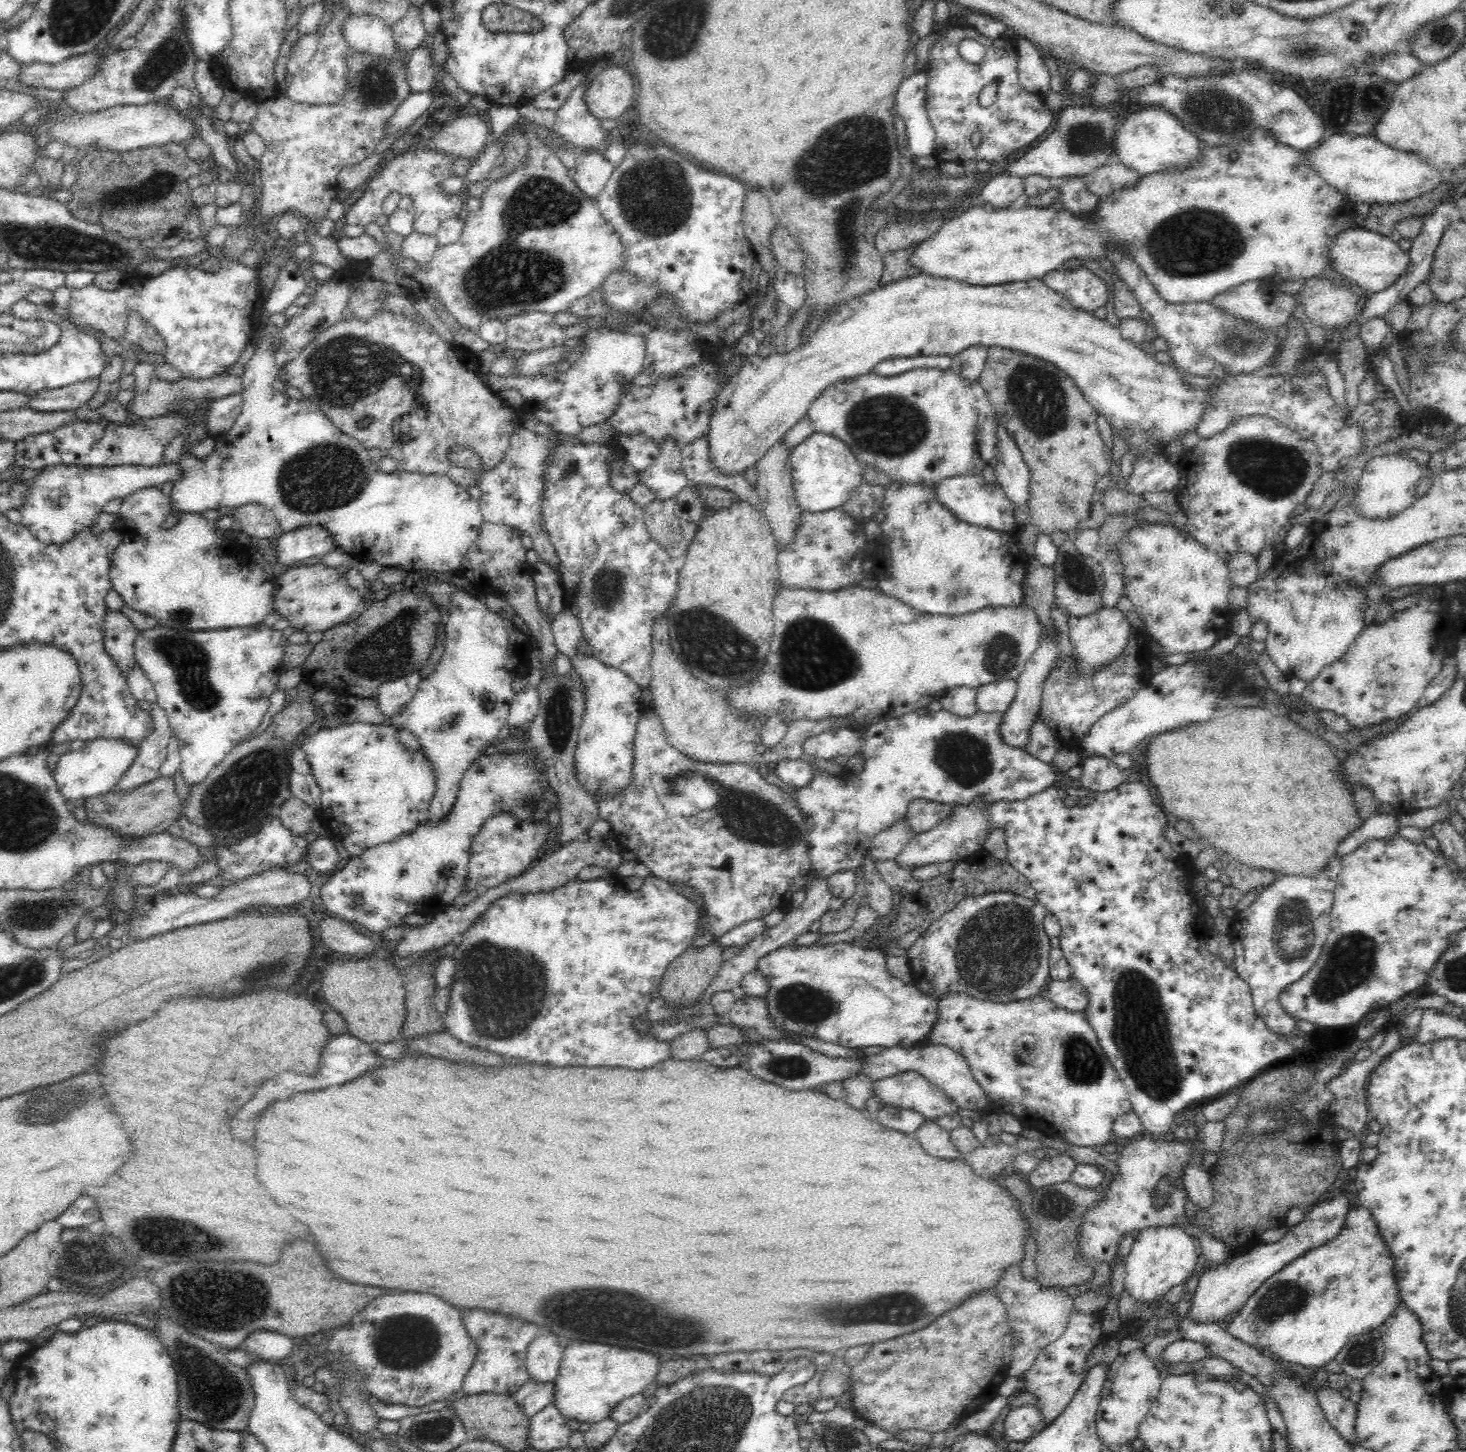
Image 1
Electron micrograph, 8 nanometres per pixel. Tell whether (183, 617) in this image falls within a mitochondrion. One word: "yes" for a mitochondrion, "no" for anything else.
yes

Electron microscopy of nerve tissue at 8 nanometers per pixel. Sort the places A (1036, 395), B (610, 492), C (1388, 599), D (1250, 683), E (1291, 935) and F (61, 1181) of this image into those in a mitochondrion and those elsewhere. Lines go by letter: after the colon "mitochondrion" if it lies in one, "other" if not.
A: mitochondrion
B: other
C: other
D: mitochondrion
E: mitochondrion
F: other

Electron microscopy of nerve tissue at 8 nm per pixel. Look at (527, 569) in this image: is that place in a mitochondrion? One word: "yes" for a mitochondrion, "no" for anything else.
no

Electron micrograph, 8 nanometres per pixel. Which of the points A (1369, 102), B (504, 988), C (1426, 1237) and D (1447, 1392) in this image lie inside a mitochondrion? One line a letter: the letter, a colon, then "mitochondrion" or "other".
A: other
B: mitochondrion
C: other
D: other

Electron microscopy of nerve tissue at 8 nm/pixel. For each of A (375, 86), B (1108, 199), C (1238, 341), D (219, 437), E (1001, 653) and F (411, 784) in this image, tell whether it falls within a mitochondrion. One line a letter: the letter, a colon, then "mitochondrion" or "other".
A: mitochondrion
B: other
C: mitochondrion
D: other
E: mitochondrion
F: other

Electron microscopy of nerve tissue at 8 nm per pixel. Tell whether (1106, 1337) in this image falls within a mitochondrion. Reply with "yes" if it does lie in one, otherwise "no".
no

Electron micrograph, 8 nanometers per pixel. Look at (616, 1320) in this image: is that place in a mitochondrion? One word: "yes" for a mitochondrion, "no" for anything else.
yes

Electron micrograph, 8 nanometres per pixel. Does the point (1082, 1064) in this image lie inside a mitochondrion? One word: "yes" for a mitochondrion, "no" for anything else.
yes

